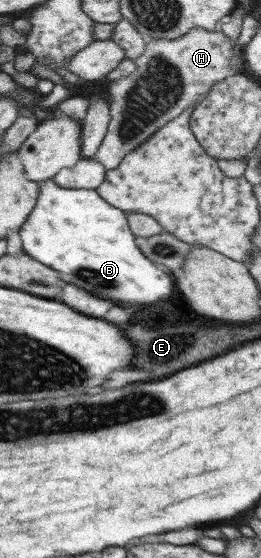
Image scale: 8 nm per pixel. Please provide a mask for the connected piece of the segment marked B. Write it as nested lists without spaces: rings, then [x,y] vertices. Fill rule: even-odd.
[[[52,180],[39,183],[38,196],[30,215],[19,226],[22,251],[39,264],[47,265],[53,271],[65,273],[75,285],[91,291],[99,299],[111,299],[127,305],[153,305],[161,297],[171,295],[174,274],[149,262],[134,242],[129,231],[126,212],[109,205],[94,189],[65,189]]]

